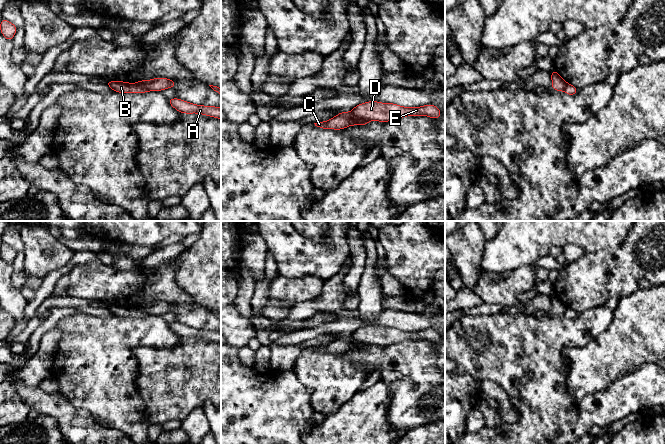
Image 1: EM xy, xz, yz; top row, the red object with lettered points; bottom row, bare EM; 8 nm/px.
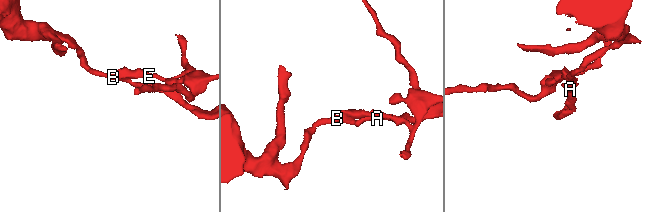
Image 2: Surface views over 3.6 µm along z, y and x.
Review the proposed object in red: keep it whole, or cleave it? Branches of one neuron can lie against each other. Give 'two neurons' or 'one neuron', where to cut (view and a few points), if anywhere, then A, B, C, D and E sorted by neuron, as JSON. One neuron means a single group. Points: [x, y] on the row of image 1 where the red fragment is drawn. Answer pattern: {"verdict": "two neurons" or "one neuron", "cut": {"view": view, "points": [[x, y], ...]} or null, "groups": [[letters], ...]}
{"verdict": "two neurons", "cut": {"view": "xz", "points": [[351, 111], [354, 115], [369, 120]]}, "groups": [["A", "B", "C"], ["D", "E"]]}

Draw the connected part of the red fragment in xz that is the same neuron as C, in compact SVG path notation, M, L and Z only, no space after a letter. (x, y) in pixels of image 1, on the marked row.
M340 112L337 116L328 121L314 123L315 126L322 129L342 130L352 125L366 125L370 122L368 119L361 119L353 115L352 112Z

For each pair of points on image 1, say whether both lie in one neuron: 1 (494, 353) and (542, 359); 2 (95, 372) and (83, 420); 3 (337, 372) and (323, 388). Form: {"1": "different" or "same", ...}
{"1": "same", "2": "different", "3": "same"}

